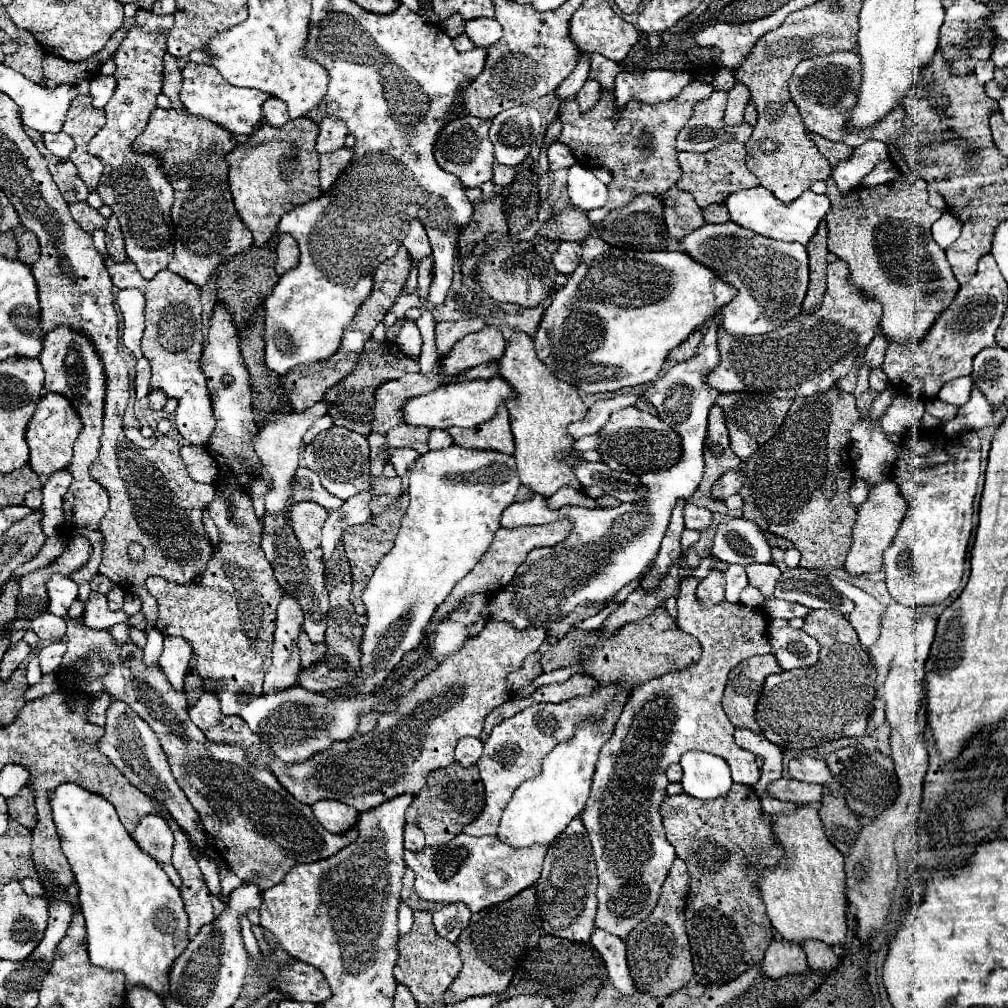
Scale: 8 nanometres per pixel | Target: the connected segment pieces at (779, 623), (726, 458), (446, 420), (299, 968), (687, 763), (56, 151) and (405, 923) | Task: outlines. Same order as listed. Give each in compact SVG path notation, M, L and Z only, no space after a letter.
M785 619L771 621L769 643L779 665L789 671L797 667L809 667L817 661L819 643L801 629L791 629Z
M713 405L709 413L709 429L707 429L707 441L705 441L705 475L699 483L699 491L707 497L711 497L711 485L729 469L737 469L741 465L741 459L733 455L733 449L729 447L729 435L725 427L725 415L721 407Z
M499 377L493 379L473 379L473 381L459 381L449 383L433 393L419 395L407 401L403 409L403 419L411 425L425 425L429 429L449 429L449 427L475 427L479 423L489 421L501 403L507 399L515 399L511 385Z
M295 961L291 967L279 973L277 987L287 999L293 1001L323 1003L325 999L329 999L329 995L333 995L329 991L329 985L325 983L325 975L321 975L317 967L309 967L301 961Z
M685 753L681 757L683 779L681 787L685 793L697 799L717 799L727 795L733 779L729 765L711 753Z
M59 131L59 133L45 133L43 135L43 141L45 141L45 147L55 155L55 157L69 157L69 153L73 151L73 139Z
M401 903L399 905L399 933L405 935L411 931L411 925L413 925L413 911L409 905Z

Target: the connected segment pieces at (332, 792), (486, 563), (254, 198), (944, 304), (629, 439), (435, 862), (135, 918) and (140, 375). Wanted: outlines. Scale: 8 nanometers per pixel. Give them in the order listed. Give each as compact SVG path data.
M489 621L489 623L485 623L485 631L481 631L481 635L475 635L475 637L467 639L465 647L463 647L459 653L455 653L453 657L447 657L435 671L431 671L427 677L423 677L421 681L417 681L417 685L411 689L411 693L399 695L399 697L397 697L397 699L399 699L399 707L397 707L395 711L391 711L391 713L381 713L381 715L379 715L379 723L377 723L377 727L375 727L371 733L367 733L367 735L357 735L357 737L353 737L351 741L339 741L339 743L333 745L331 751L317 753L317 755L313 755L311 759L307 759L307 761L303 761L303 763L295 763L293 767L287 767L287 765L283 765L283 761L275 759L275 761L271 763L273 775L281 781L281 785L283 785L297 801L309 803L309 805L313 805L313 803L317 803L317 801L321 801L321 799L337 799L337 801L343 801L343 803L355 807L357 811L369 811L369 809L375 809L375 807L379 807L381 803L385 803L385 801L397 797L397 795L417 795L417 791L423 789L423 785L425 785L425 781L427 781L427 775L429 775L431 771L441 769L441 767L449 767L449 765L455 761L455 759L453 759L453 749L455 749L455 745L457 745L457 741L459 741L461 737L479 737L479 735L481 735L485 715L487 715L491 709L495 709L497 705L505 703L505 701L513 695L513 693L507 689L507 685L505 685L507 673L517 671L517 669L523 665L523 659L525 659L529 653L539 651L539 645L543 643L545 637L547 637L547 629L545 629L545 627L527 627L525 631L517 631L511 623L499 623L499 621Z
M557 521L557 523L551 523L551 525L525 525L525 527L515 527L515 529L499 529L491 547L487 549L487 553L481 557L481 561L473 567L473 571L461 579L455 589L451 591L451 595L445 599L445 603L435 611L431 623L427 625L427 631L435 631L437 623L457 607L457 603L469 595L469 593L477 593L477 591L487 591L489 595L501 591L515 575L517 567L525 561L527 553L535 547L553 547L557 543L561 543L567 535L571 533L571 523L569 521Z
M295 119L283 127L261 125L245 147L233 149L225 159L229 163L229 189L233 195L235 209L253 233L255 247L263 247L277 231L277 223L293 207L321 197L319 189L319 155L315 151L319 127L307 119Z
M827 179L827 195L833 203L827 219L827 245L849 265L849 283L857 287L865 297L875 299L883 305L881 333L893 343L909 343L915 339L925 339L931 331L935 319L949 307L959 291L959 283L951 271L945 251L933 241L931 225L945 213L945 209L935 209L929 205L929 193L917 191L899 183L885 183L877 187L857 187L849 195L841 195L833 179Z
M625 407L611 415L607 425L599 431L601 445L599 453L603 455L603 461L611 469L643 475L645 471L661 471L665 467L671 467L677 463L677 457L681 455L681 437L669 429L659 417L641 411L637 407Z
M459 833L447 845L423 847L421 851L405 851L407 865L415 871L417 893L431 903L465 903L473 913L507 901L525 887L533 885L541 875L547 847L533 845L527 849L513 849L497 837L471 837Z
M65 783L57 787L55 793L51 795L51 807L57 833L61 835L61 849L69 859L69 865L77 879L79 905L85 917L91 963L109 971L125 973L127 991L133 987L147 987L161 999L167 999L169 969L173 967L181 951L185 951L185 947L189 945L187 915L181 891L169 881L159 863L137 847L133 837L119 821L117 811L101 795L81 789L79 785Z
M141 357L137 361L137 377L135 377L135 395L139 399L149 395L149 379L151 379L151 371L149 371L149 361L145 357Z

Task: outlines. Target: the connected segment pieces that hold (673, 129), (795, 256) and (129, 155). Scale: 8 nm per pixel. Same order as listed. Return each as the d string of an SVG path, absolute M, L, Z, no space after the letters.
M707 81L689 83L675 99L669 103L645 105L631 101L623 115L615 113L613 93L601 91L601 101L589 113L581 113L574 98L560 104L559 114L563 121L563 129L559 141L565 143L577 162L585 168L606 166L613 179L609 183L609 201L603 209L589 211L587 217L599 225L609 211L621 209L633 201L633 197L641 193L657 193L663 195L681 179L681 167L677 163L675 139L685 123L693 117L693 109L699 101L707 101L713 93L713 85Z
M735 223L703 225L681 239L681 249L711 267L723 281L737 287L739 295L721 309L721 325L729 335L765 335L777 331L801 311L809 283L807 251L799 243L773 241Z
M138 10L135 26L113 57L117 65L117 89L105 105L107 123L89 143L89 153L101 157L105 165L97 193L117 215L125 235L127 257L137 265L145 279L153 279L173 259L173 219L169 215L173 207L173 187L161 169L163 165L153 159L153 155L137 155L131 149L131 143L145 129L149 115L155 109L155 99L161 93L163 55L167 53L171 27L173 15L157 17L151 11Z

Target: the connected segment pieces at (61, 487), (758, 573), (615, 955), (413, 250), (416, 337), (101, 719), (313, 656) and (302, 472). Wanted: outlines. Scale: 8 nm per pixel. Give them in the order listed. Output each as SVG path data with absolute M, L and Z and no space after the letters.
M65 469L65 471L53 473L43 487L41 529L43 529L45 537L55 537L61 531L61 523L65 521L65 517L63 517L63 495L69 489L71 482L72 475Z
M753 563L747 567L751 575L751 583L763 591L767 599L773 597L773 587L781 575L781 569L773 563Z
M595 929L591 935L591 943L603 955L610 982L625 996L639 995L637 985L633 983L627 962L627 949L623 939Z
M411 221L411 229L409 229L409 235L403 239L403 245L411 253L413 261L423 261L425 257L431 257L433 253L425 227L419 221Z
M404 320L398 336L394 343L405 355L417 359L421 353L421 333L415 321Z
M97 695L87 707L87 719L95 725L105 725L105 711L111 705L111 695Z
M305 631L299 633L299 651L301 651L301 667L303 669L309 669L315 663L319 663L325 657L325 649L327 649L325 643L313 643L305 635Z
M305 467L297 469L293 489L295 489L293 491L293 503L313 501L313 503L319 503L321 507L325 507L327 511L335 511L345 503L345 501L337 499L335 495L331 495L329 491L325 491L325 487L319 483L317 473L311 469L305 469Z

